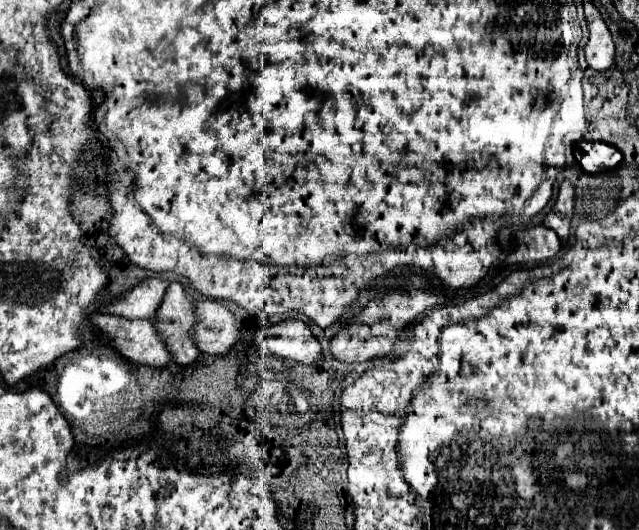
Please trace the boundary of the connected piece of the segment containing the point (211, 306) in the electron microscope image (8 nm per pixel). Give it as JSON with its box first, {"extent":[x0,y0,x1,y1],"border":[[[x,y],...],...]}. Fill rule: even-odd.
{"extent":[194,300,244,356],"border":[[[200,300],[196,304],[198,322],[194,338],[204,354],[222,356],[240,342],[244,322],[218,300]]]}

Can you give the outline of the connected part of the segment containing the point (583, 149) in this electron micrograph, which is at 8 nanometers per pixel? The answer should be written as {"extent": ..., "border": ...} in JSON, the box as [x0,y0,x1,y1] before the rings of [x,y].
{"extent":[574,142,622,174],"border":[[[578,142],[574,146],[574,158],[588,174],[610,172],[622,162],[620,150],[606,142]]]}

